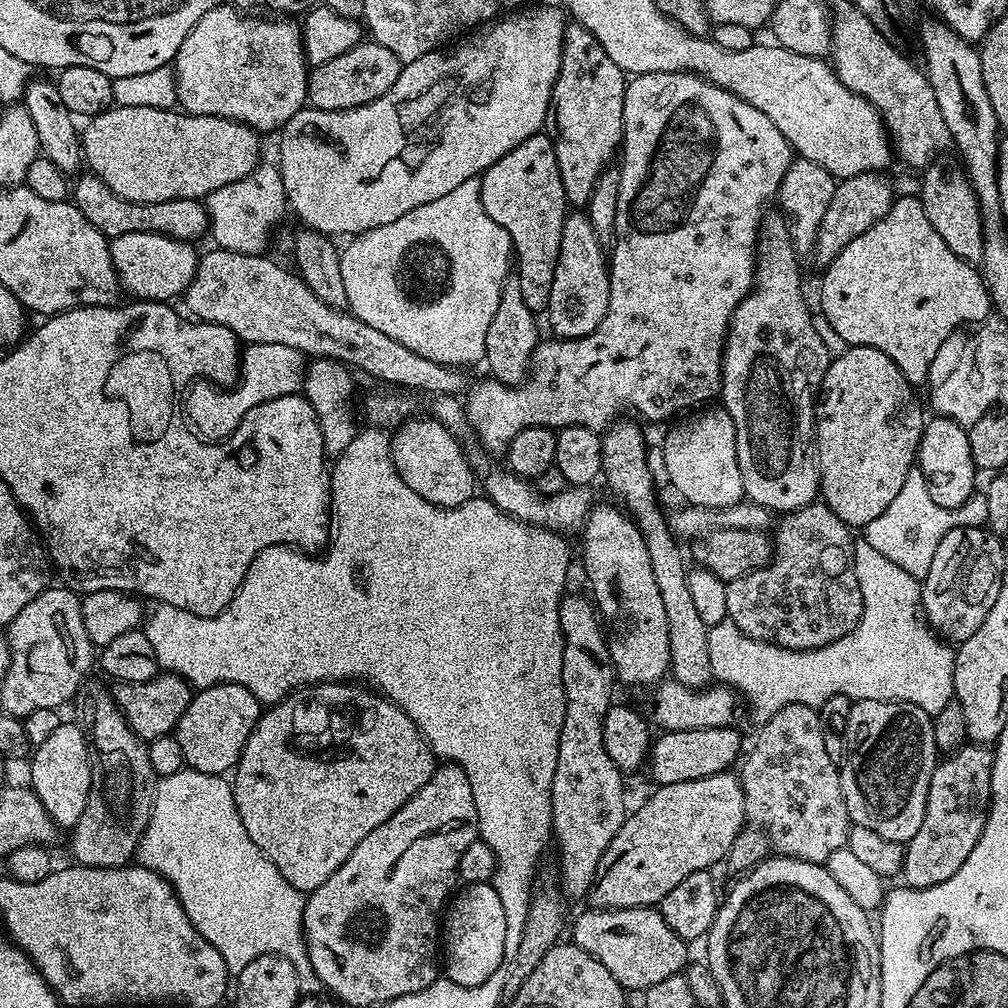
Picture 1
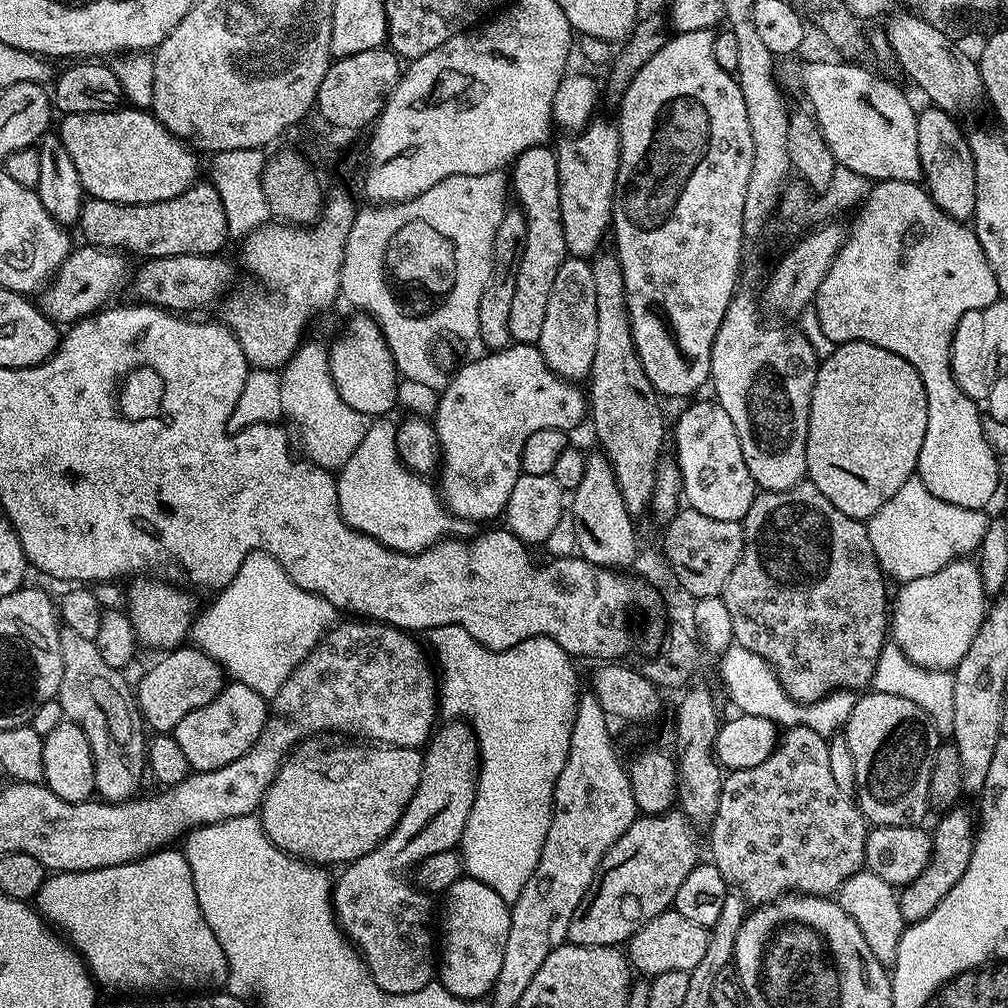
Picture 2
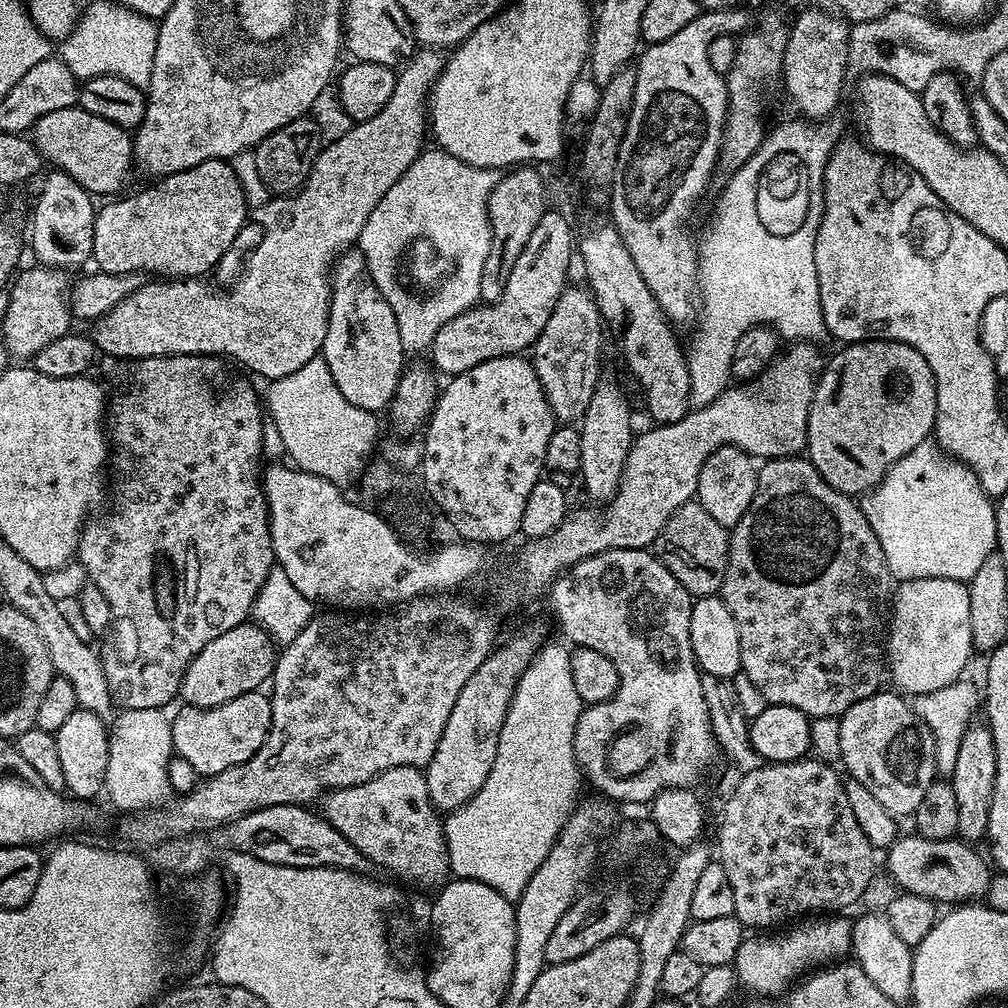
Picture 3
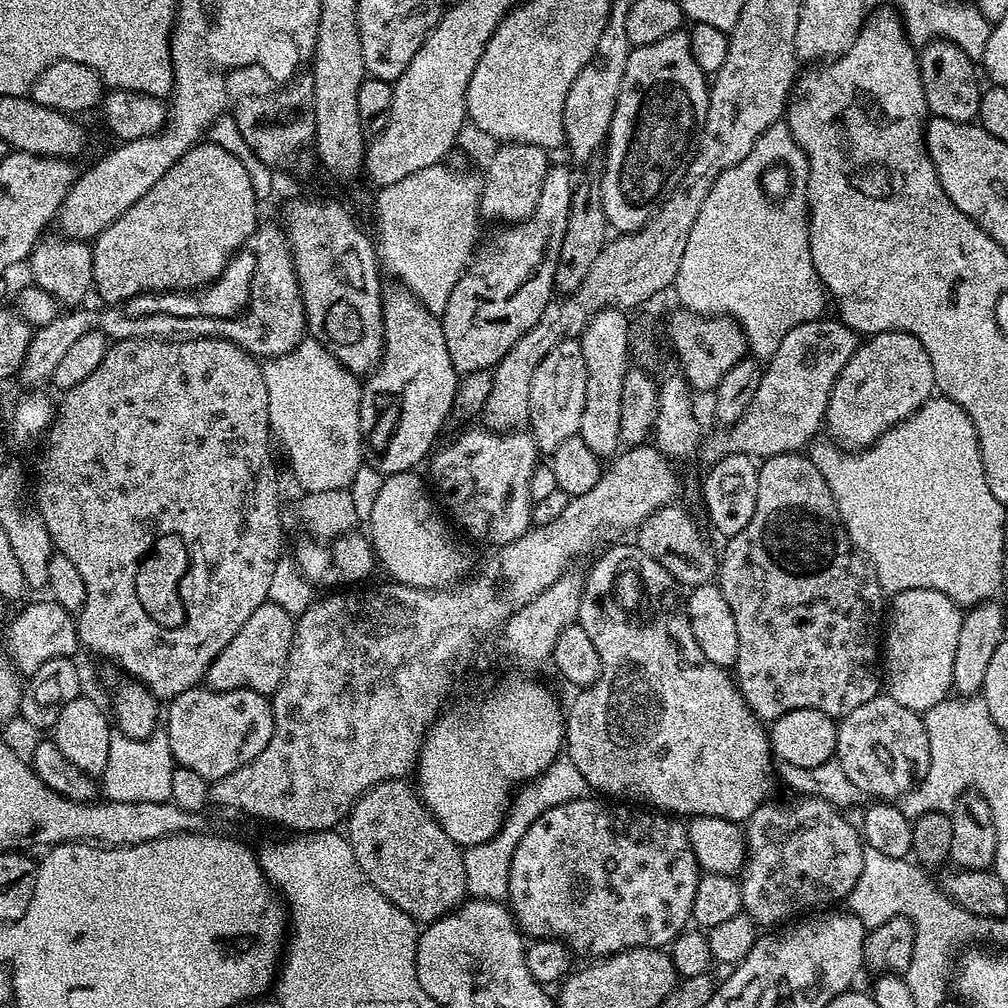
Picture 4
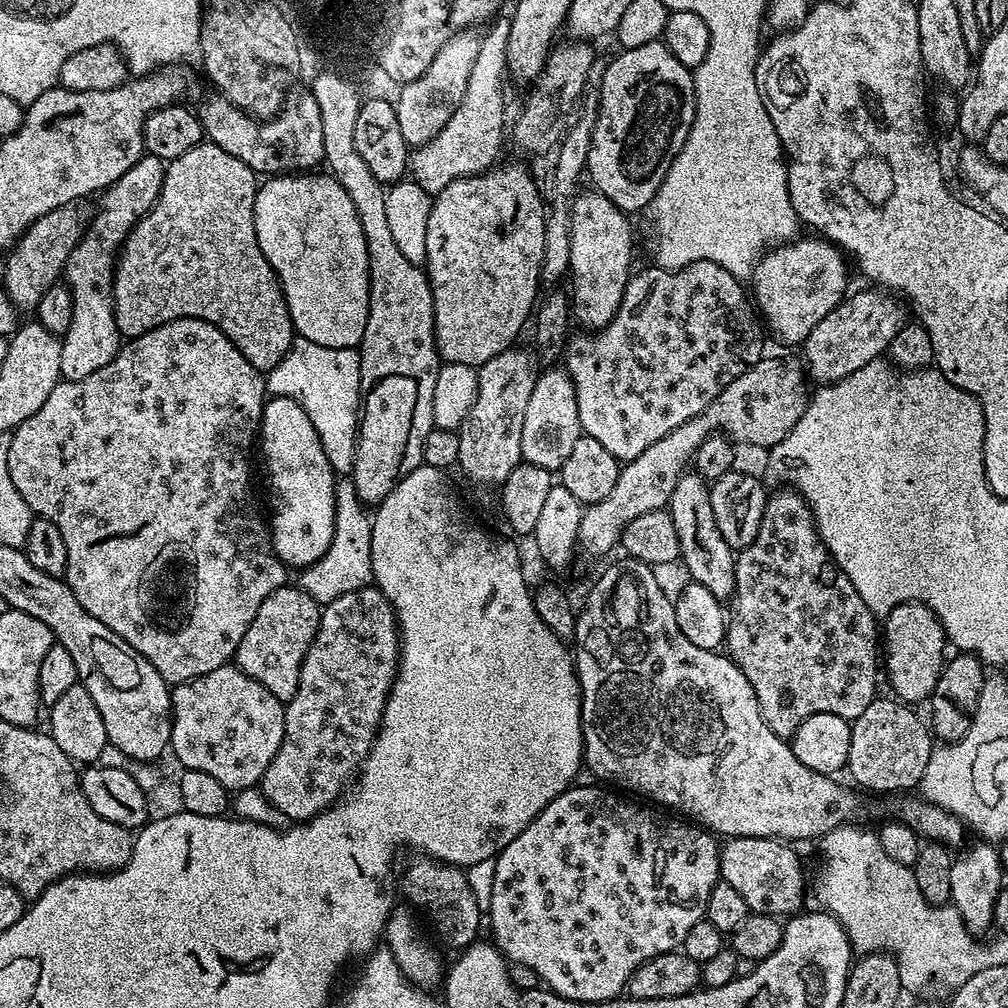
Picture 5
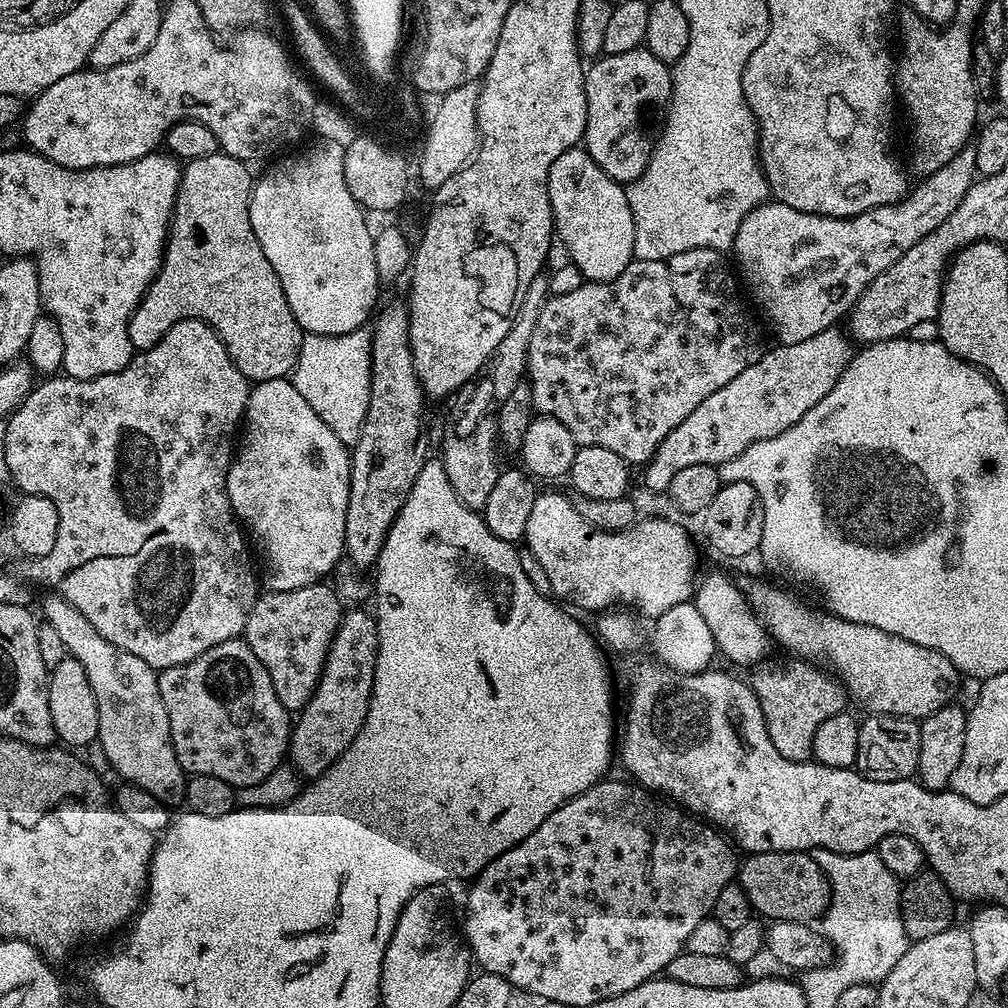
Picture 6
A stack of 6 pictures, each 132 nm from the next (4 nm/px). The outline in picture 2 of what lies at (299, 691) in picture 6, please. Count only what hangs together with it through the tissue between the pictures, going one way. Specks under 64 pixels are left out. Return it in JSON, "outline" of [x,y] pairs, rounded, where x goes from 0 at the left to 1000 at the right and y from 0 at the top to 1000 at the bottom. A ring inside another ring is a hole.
{"outline":[[[180,641],[162,648],[163,651],[133,683],[135,698],[139,701],[139,708],[143,711],[143,717],[152,727],[167,728],[175,723],[177,716],[188,708],[188,704],[196,704],[196,700],[204,700],[219,687],[224,678],[224,668],[214,656],[208,654],[205,649],[193,641]]]}

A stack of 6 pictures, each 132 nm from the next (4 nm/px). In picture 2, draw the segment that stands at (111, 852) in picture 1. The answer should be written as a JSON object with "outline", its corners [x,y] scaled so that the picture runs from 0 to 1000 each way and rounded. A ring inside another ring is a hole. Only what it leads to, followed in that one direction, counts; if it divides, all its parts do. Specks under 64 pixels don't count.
{"outline":[[[65,622],[60,624],[62,637],[62,681],[58,691],[64,714],[73,716],[85,728],[85,736],[89,736],[89,744],[93,748],[94,789],[109,798],[120,798],[123,794],[132,793],[139,782],[139,773],[145,770],[145,719],[135,698],[132,680],[123,676],[124,668],[111,663],[97,649],[94,635],[81,633],[81,629],[73,629],[73,625]]]}

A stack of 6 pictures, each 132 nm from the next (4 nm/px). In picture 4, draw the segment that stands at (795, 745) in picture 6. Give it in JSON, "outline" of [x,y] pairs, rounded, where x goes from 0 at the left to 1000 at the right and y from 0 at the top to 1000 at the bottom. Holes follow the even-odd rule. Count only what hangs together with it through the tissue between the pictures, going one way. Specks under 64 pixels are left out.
{"outline":[[[777,448],[761,453],[752,465],[751,501],[748,502],[748,510],[736,526],[721,533],[719,540],[722,541],[718,544],[718,552],[716,548],[712,556],[712,578],[720,593],[720,601],[724,601],[724,609],[728,609],[728,621],[732,625],[732,649],[728,660],[730,682],[734,684],[734,689],[742,698],[742,703],[755,716],[771,714],[776,708],[784,708],[784,704],[815,704],[815,708],[820,710],[836,712],[843,708],[843,704],[851,704],[855,696],[863,696],[868,690],[874,689],[875,604],[879,599],[878,588],[873,586],[873,578],[864,560],[846,545],[841,528],[833,516],[833,507],[829,505],[829,495],[823,490],[823,482],[819,482],[819,474],[815,474],[812,462],[808,462],[805,451]]]}

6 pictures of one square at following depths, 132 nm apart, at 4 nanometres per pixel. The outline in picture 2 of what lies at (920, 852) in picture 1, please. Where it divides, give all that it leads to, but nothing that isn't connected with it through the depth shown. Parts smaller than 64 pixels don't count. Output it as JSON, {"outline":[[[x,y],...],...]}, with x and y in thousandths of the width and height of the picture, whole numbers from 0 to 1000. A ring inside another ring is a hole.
{"outline":[[[948,800],[941,805],[938,805],[933,814],[929,817],[929,822],[924,822],[925,848],[921,851],[921,858],[907,875],[896,878],[892,882],[893,902],[895,911],[899,915],[917,913],[929,902],[931,895],[950,879],[950,871],[958,867],[958,859],[962,859],[962,847],[968,838],[969,822],[966,820],[966,813],[960,811],[960,806],[955,800]]]}

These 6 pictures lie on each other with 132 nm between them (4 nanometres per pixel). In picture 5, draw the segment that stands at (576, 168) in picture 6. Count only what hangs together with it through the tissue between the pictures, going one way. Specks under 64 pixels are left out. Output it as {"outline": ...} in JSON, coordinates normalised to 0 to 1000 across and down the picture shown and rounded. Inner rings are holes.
{"outline":[[[576,189],[567,195],[565,212],[565,279],[568,290],[565,290],[565,310],[579,327],[594,327],[602,323],[613,312],[613,304],[619,295],[623,275],[628,269],[627,263],[627,222],[624,211],[618,210],[605,196],[596,190]]]}

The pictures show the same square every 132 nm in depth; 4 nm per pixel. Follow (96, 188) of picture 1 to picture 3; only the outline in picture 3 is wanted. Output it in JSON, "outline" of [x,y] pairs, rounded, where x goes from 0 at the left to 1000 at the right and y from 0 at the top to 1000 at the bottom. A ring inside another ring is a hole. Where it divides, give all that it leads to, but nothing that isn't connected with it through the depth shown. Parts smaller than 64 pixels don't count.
{"outline":[[[205,159],[204,161],[200,161],[196,165],[192,165],[188,169],[181,169],[180,171],[175,171],[172,173],[172,175],[161,175],[158,176],[154,181],[151,181],[151,184],[148,185],[148,187],[143,187],[140,188],[140,190],[135,190],[132,192],[132,194],[127,194],[124,196],[124,198],[115,198],[112,197],[110,200],[112,202],[107,202],[104,204],[104,206],[100,205],[98,209],[96,209],[95,212],[95,219],[93,220],[93,244],[91,245],[91,258],[93,259],[94,265],[98,267],[98,269],[101,270],[108,270],[109,272],[125,272],[126,270],[137,270],[140,272],[146,272],[146,270],[152,270],[152,275],[155,276],[198,276],[201,275],[203,272],[202,270],[206,270],[209,268],[210,265],[213,264],[214,261],[217,260],[218,257],[221,256],[222,253],[225,252],[226,249],[230,246],[230,241],[233,240],[234,237],[238,234],[238,229],[242,226],[242,217],[247,217],[248,214],[248,203],[245,198],[245,196],[242,194],[242,189],[240,188],[240,185],[236,181],[236,177],[232,173],[232,169],[230,168],[229,162],[225,159]]]}

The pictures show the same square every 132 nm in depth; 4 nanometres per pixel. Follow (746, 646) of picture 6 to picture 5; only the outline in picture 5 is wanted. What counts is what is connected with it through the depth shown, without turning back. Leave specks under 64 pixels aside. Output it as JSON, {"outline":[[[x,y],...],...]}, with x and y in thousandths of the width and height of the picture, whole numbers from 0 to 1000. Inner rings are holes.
{"outline":[[[689,466],[680,467],[673,474],[669,488],[665,490],[662,508],[673,526],[675,539],[675,556],[684,567],[686,578],[700,581],[715,597],[721,596],[728,585],[728,565],[730,564],[730,548],[723,542],[712,526],[705,502],[703,477],[698,476]]]}

